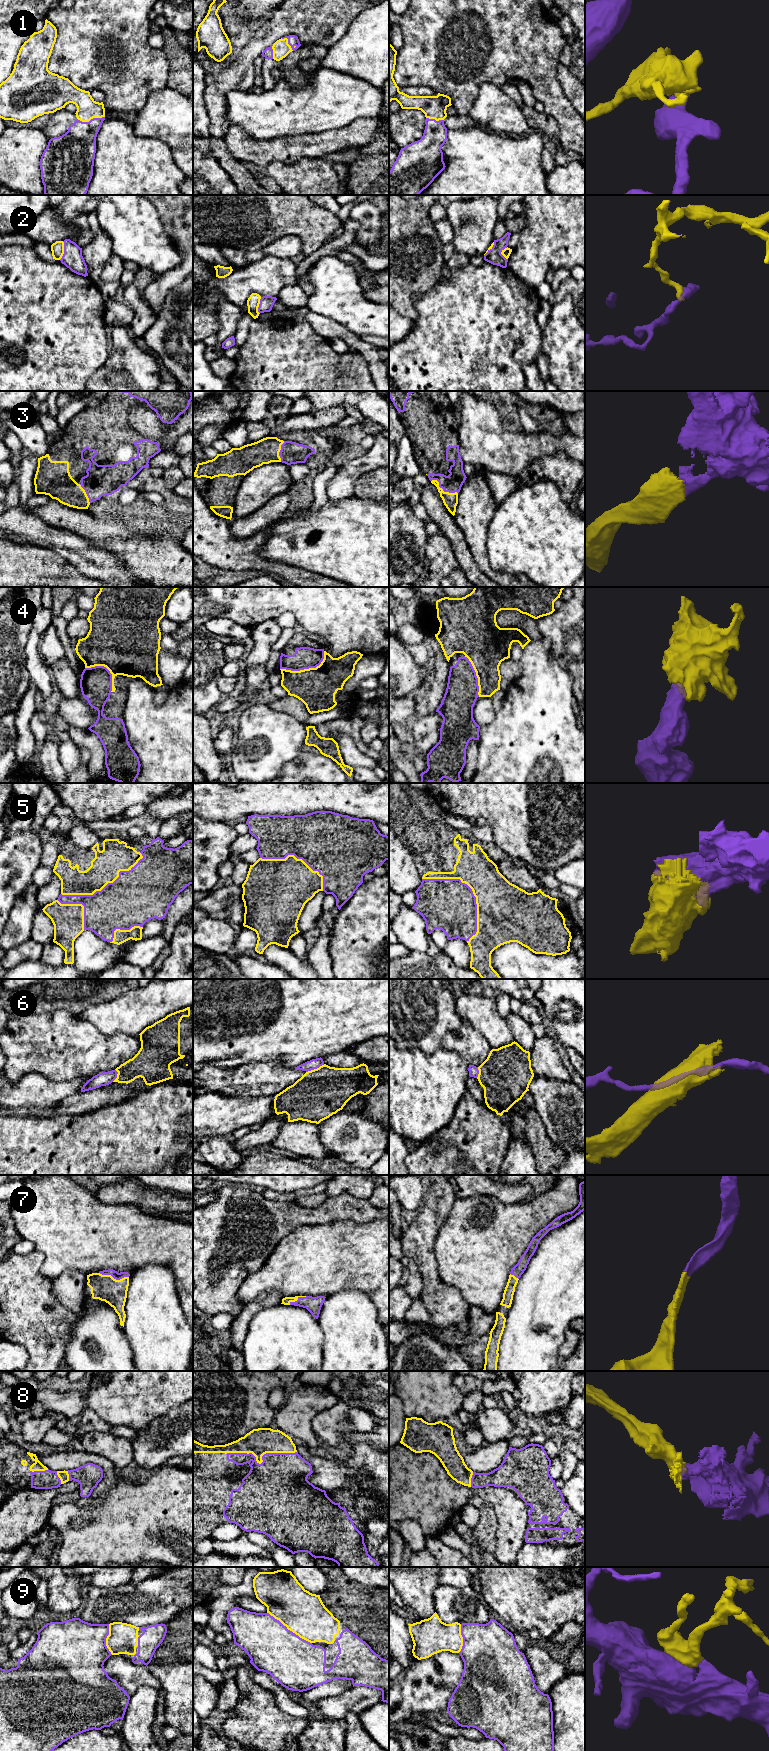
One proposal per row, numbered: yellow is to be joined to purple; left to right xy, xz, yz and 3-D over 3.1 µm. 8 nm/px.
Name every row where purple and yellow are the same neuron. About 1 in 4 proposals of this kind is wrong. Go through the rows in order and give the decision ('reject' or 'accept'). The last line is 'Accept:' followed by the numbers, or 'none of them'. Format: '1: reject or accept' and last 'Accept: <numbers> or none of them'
1: accept
2: reject
3: accept
4: accept
5: accept
6: reject
7: accept
8: accept
9: accept
Accept: 1, 3, 4, 5, 7, 8, 9

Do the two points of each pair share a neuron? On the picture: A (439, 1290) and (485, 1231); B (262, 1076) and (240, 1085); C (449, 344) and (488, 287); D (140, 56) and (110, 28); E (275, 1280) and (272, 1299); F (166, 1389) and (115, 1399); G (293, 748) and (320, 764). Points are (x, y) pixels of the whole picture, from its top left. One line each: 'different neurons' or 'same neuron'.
A: different neurons
B: same neuron
C: same neuron
D: same neuron
E: different neurons
F: same neuron
G: different neurons

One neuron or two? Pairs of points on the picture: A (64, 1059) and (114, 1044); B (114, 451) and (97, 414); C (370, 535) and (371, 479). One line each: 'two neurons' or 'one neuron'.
A: one neuron
B: one neuron
C: two neurons

